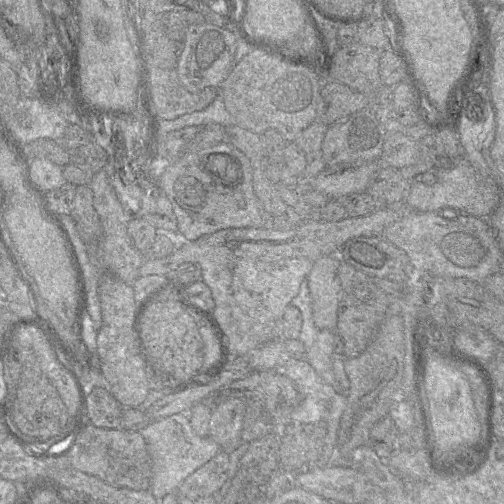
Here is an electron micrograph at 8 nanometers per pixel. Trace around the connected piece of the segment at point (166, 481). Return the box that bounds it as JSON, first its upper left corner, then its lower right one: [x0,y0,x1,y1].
[140,413,221,500]

